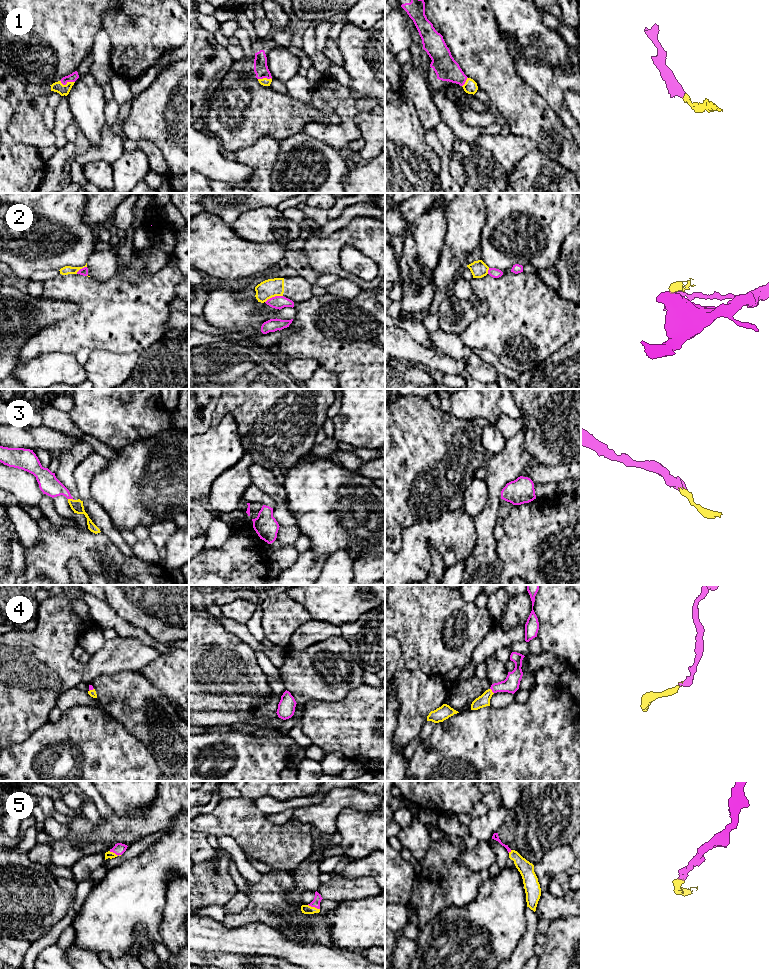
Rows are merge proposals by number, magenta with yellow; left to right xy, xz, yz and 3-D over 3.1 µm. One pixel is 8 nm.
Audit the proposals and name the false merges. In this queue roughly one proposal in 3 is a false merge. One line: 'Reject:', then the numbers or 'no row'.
Reject: 2

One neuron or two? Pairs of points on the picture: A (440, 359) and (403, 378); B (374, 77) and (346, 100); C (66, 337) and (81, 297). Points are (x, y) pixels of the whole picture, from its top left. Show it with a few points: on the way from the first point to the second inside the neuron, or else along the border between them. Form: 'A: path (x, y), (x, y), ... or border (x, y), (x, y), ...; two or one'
A: border (421, 366), (426, 370); two
B: border (347, 86), (356, 96), (374, 97); two
C: path (76, 327), (82, 321), (82, 307); one

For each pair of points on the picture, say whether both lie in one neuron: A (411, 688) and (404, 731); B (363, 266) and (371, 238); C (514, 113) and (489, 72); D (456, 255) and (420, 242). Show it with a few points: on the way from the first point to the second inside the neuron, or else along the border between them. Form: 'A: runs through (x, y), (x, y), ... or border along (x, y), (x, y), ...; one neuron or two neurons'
A: runs through (411, 699), (411, 714), (408, 720); one neuron
B: border along (345, 245), (355, 247), (374, 262); two neurons
C: runs through (514, 103), (514, 99), (499, 82); one neuron
D: runs through (447, 246), (445, 244), (429, 243); one neuron

